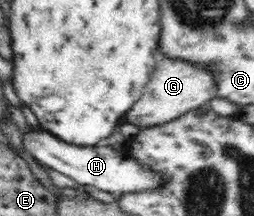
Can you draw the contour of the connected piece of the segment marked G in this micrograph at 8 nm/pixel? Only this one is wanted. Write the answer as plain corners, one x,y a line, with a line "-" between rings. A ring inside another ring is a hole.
159,57
145,87
145,92
130,109
125,111
124,118
126,122
141,128
162,125
182,117
186,112
209,104
216,97
218,97
217,85
207,65

